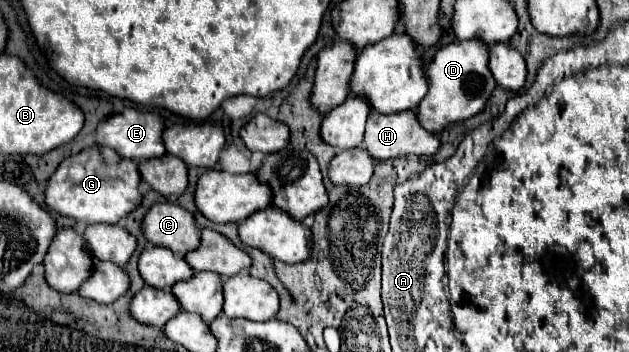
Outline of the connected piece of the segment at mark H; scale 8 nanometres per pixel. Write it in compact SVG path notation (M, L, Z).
M416 110L412 112L396 112L392 116L380 116L378 112L370 112L368 124L366 124L366 136L364 136L364 148L368 154L376 160L386 158L398 158L398 156L432 156L442 146L440 136L428 132L426 128L420 128L420 120L416 120Z

